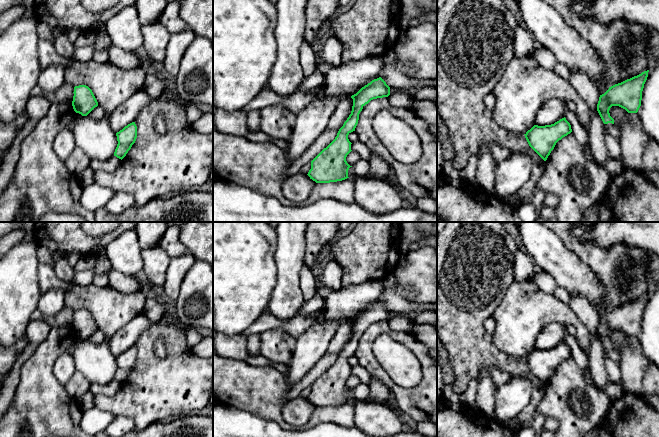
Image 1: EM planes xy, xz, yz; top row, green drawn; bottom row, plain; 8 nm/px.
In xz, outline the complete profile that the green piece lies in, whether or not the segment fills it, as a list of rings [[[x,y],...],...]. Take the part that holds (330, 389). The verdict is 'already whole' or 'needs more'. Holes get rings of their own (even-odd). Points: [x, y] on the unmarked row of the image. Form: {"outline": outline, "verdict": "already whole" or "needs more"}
{"outline": [[[379,301],[351,320],[353,323],[351,338],[339,353],[335,363],[311,385],[311,393],[307,398],[310,403],[316,407],[330,407],[349,402],[348,394],[352,390],[347,387],[346,381],[352,375],[352,367],[348,359],[355,355],[359,338],[366,328],[373,323],[389,319],[390,311]]], "verdict": "already whole"}

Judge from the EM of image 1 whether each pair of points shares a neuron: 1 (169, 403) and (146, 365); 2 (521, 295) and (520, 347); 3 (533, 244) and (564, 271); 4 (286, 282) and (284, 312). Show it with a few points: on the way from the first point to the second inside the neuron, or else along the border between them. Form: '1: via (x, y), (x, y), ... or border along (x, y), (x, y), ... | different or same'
1: via (163, 394), (154, 385), (150, 374) | same
2: via (521, 308), (520, 334) | same
3: via (541, 247), (557, 263) | same
4: via (286, 289), (284, 305) | same

